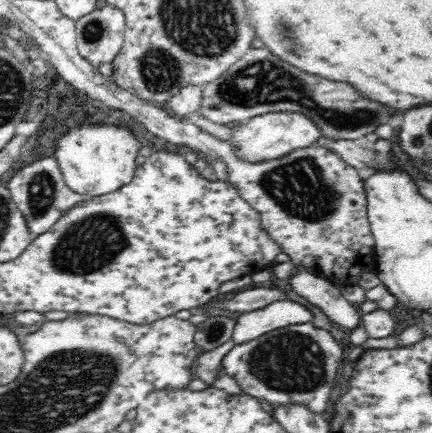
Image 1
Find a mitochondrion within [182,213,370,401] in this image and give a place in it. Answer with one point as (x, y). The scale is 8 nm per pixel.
(291, 362)

